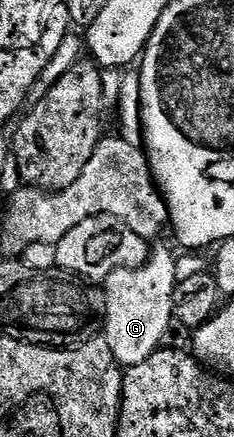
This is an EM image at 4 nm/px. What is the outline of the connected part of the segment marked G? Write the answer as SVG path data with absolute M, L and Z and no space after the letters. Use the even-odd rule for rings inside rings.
M155 247L150 259L138 268L121 268L104 281L106 319L104 335L123 369L136 366L163 347L166 331L174 320L172 294L176 283L175 253Z

